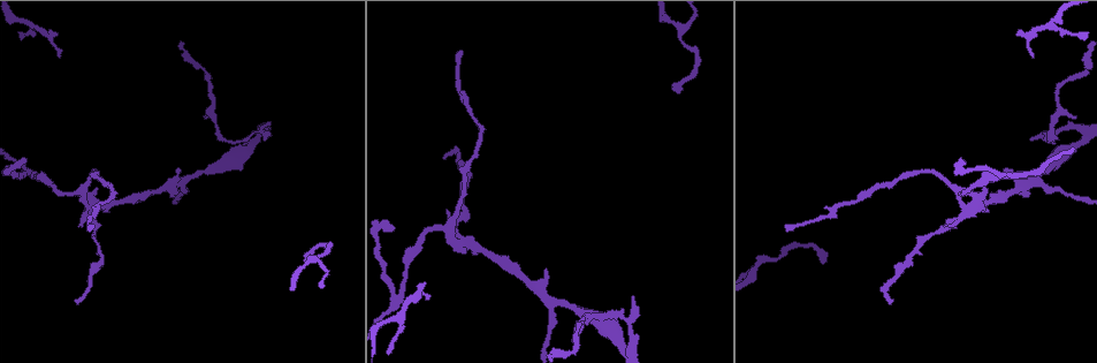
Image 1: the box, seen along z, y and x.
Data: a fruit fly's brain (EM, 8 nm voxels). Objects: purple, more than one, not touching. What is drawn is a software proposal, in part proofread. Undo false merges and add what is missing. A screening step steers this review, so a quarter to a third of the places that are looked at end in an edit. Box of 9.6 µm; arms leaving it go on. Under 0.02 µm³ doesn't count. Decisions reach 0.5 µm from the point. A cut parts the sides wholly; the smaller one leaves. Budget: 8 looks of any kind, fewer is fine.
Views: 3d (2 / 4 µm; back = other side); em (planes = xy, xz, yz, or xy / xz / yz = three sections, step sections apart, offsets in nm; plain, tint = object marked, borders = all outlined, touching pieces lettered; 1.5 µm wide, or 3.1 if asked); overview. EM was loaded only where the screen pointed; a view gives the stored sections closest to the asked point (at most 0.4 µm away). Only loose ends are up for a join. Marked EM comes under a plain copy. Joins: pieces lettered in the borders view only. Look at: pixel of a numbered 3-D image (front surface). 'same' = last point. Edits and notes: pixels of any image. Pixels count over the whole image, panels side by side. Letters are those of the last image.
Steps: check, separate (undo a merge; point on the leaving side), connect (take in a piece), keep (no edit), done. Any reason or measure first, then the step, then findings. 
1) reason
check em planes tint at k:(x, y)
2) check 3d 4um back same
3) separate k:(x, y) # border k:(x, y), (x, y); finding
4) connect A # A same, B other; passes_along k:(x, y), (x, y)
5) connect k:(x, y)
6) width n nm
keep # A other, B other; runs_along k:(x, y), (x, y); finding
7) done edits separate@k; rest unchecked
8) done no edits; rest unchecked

branch stops here
check 3d 4um at 1:(675, 88)

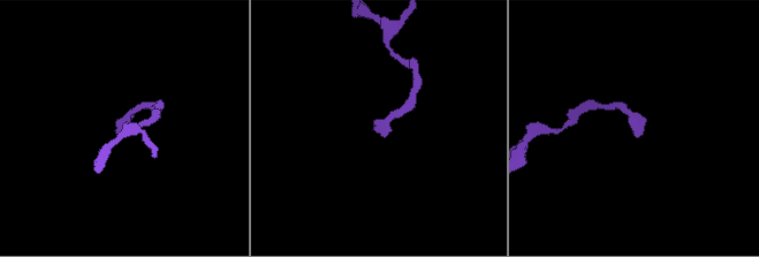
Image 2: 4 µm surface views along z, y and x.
check em planes tint at 2:(636, 136)

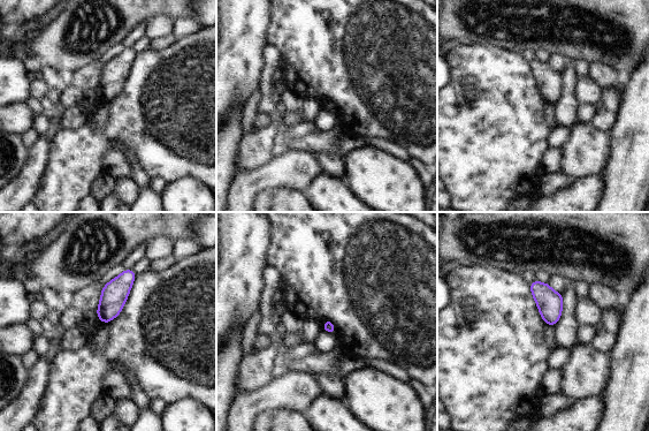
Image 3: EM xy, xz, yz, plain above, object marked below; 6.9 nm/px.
what lies round it
check em planes borders same

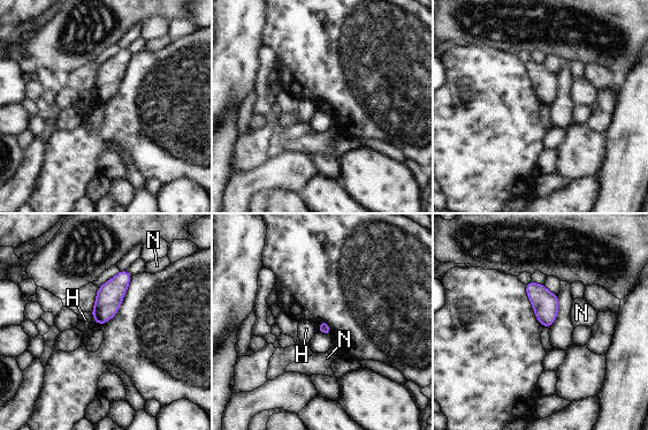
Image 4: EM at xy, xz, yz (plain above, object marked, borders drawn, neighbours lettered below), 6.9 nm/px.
width 80 nm
keep # H other, N other; border 4:(91, 312), (94, 322); no lettered piece goes on from it

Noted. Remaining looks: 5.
three arms meet
check 3d 2um at 1:(432, 228)

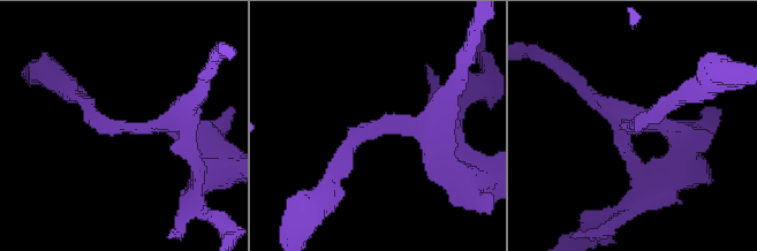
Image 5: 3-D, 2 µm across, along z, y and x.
arms 3
check em planes borders at 5:(381, 123)

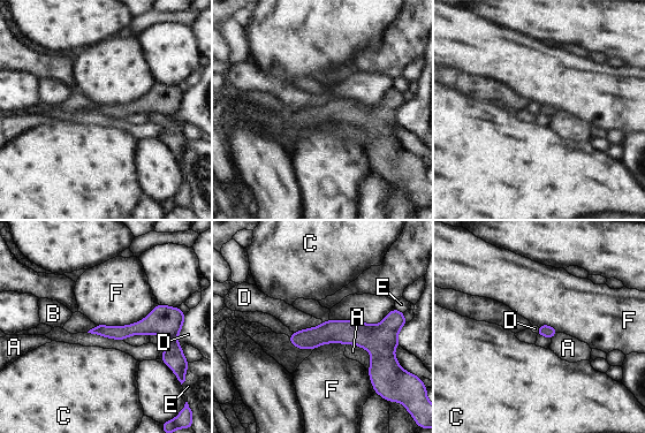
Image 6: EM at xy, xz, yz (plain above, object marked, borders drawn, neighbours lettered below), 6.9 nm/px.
keep # A other, B other, C other, D other, E other, F other; border 6:(323, 323), (295, 333); continuous, no second neuron

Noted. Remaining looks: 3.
abrupt turn
check em yz step 4 tint at 1:(1027, 176)

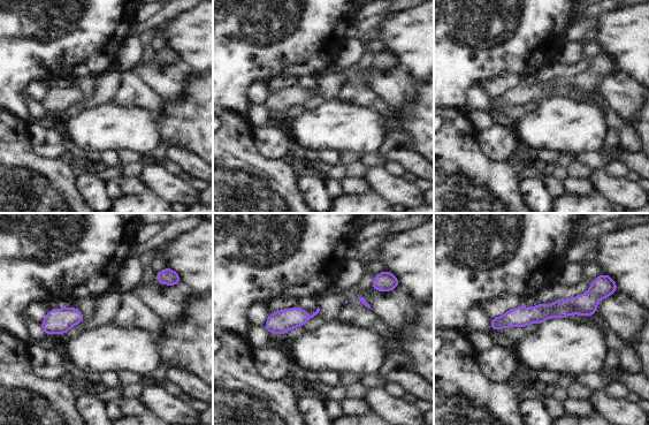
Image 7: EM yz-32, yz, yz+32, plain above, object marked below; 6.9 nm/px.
another direction
check em planes borders same

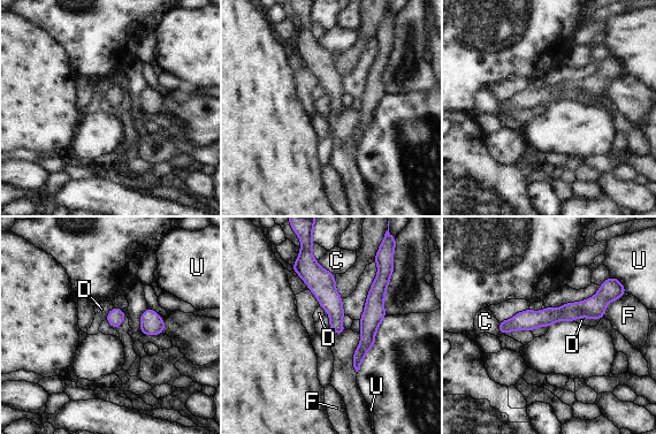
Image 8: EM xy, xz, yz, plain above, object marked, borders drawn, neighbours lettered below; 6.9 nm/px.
longest_contact F 240 nm
keep # C other, D other, F other, U other; runs_along 8:(611, 291), (593, 307), (501, 327); one neuron here

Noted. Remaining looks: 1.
done no edits; rest unchecked

